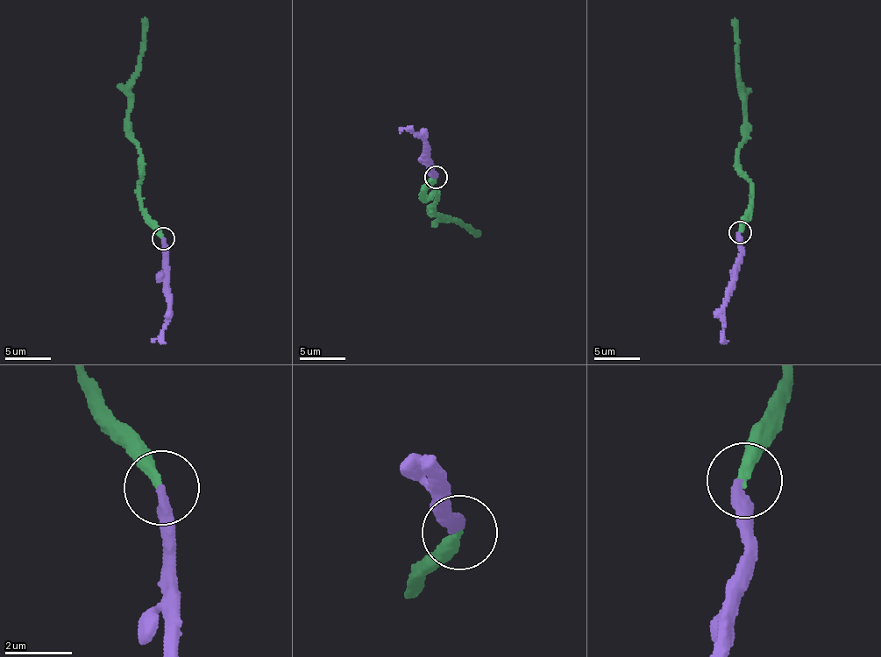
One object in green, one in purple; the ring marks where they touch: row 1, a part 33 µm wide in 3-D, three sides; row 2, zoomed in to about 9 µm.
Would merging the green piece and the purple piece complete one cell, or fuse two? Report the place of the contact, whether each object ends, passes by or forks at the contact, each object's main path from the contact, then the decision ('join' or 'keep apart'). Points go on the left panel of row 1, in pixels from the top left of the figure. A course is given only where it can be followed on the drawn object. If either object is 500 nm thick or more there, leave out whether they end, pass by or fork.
place (163, 238); green ends; purple ends; course green (162, 239), (160, 229), (142, 208), (141, 149), (131, 136), (128, 121), (128, 83), (138, 64), (145, 17); course purple (162, 239), (168, 324), (152, 340); join

